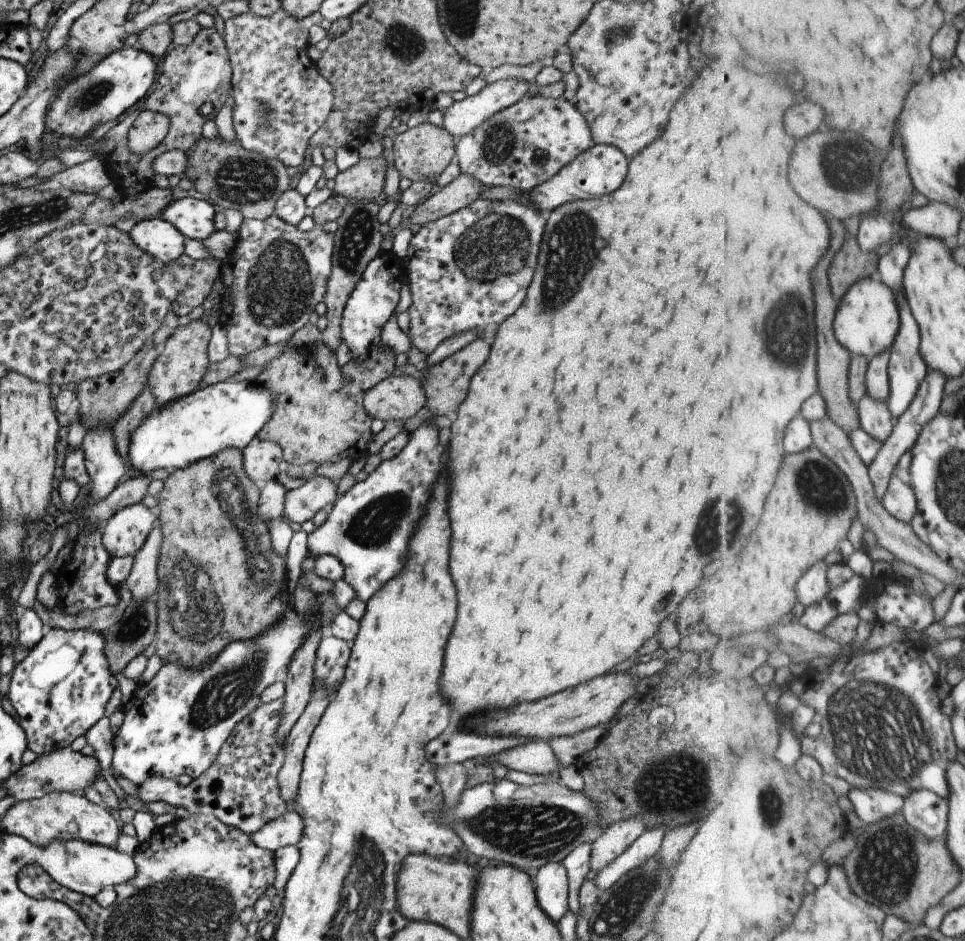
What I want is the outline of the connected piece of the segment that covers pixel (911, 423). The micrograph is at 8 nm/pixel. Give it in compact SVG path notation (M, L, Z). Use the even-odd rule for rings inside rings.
M929 370L929 376L922 382L922 386L918 390L918 396L911 403L907 412L898 418L891 436L883 443L875 460L869 465L869 474L873 481L877 498L881 500L881 502L888 491L888 486L890 485L889 480L892 479L893 470L897 468L901 456L903 456L907 450L913 450L914 444L917 442L925 426L927 426L927 423L930 423L931 420L940 413L939 410L941 410L941 404L943 404L941 400L943 400L943 392L945 392L947 379L941 371Z

